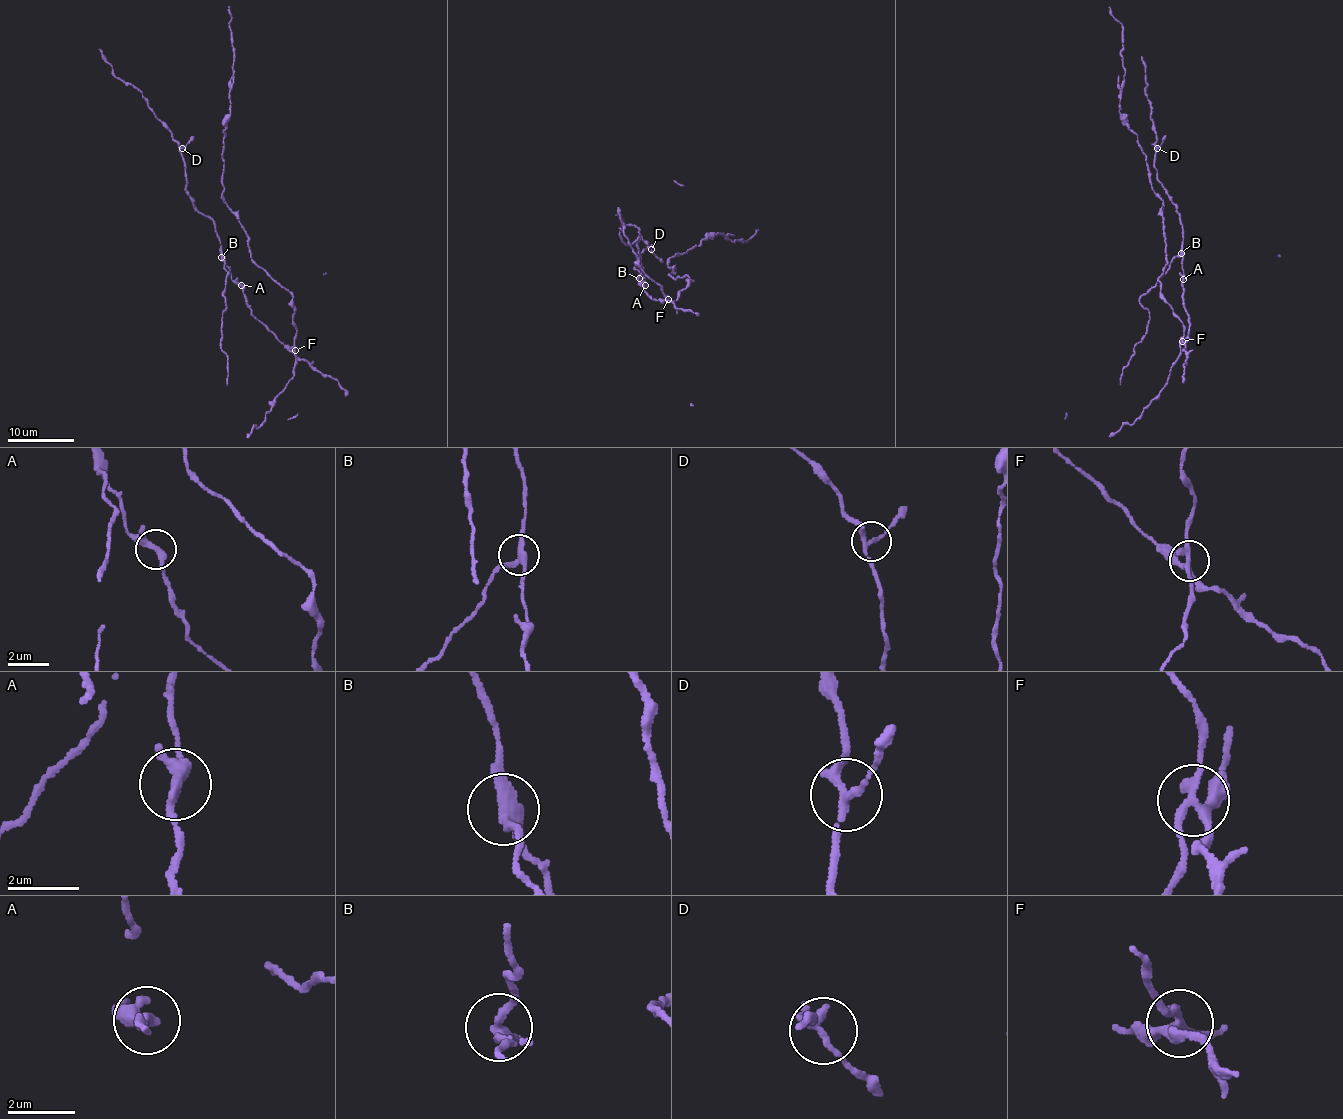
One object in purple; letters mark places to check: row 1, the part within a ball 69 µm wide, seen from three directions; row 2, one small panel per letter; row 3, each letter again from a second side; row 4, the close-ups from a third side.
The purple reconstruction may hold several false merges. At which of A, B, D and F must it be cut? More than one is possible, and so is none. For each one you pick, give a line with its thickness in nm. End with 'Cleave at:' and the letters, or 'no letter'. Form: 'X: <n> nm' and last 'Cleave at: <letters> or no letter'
B: 300 nm
F: 240 nm
Cleave at: B, F

